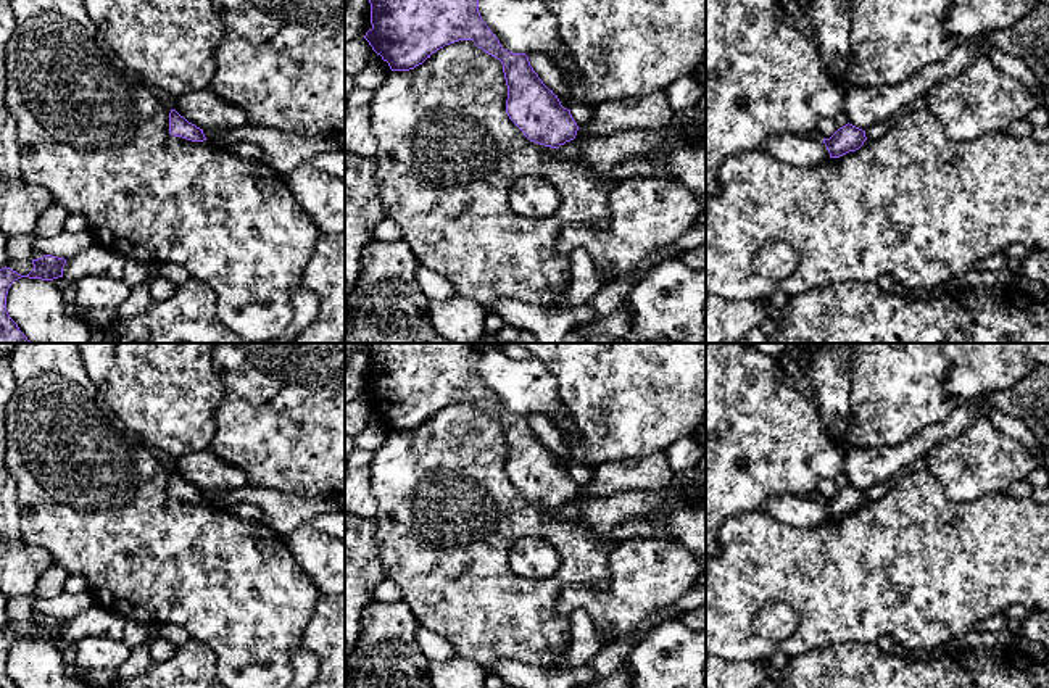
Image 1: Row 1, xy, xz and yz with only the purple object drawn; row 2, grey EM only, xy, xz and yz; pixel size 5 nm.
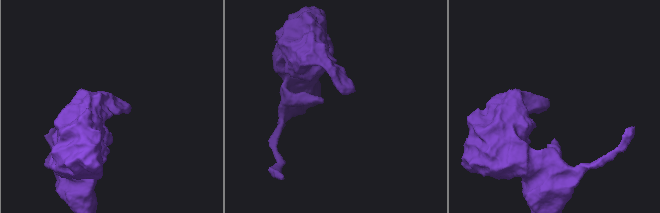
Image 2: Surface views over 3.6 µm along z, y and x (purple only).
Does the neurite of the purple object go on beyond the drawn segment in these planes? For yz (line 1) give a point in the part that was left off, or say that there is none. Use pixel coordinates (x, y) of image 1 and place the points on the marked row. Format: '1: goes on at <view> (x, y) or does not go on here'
1: does not go on here

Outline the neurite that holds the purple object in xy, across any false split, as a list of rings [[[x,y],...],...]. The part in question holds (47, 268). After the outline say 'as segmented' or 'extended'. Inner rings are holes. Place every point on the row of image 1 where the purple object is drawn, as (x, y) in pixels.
[[[44,255],[32,259],[34,269],[27,276],[21,276],[10,267],[0,269],[0,343],[32,343],[10,317],[6,311],[6,295],[11,284],[21,277],[53,280],[63,277],[64,258]]]; as segmented

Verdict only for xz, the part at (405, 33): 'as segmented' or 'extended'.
as segmented

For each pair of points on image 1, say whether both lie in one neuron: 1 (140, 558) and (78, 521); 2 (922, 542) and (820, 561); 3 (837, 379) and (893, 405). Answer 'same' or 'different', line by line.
1: same
2: same
3: different

